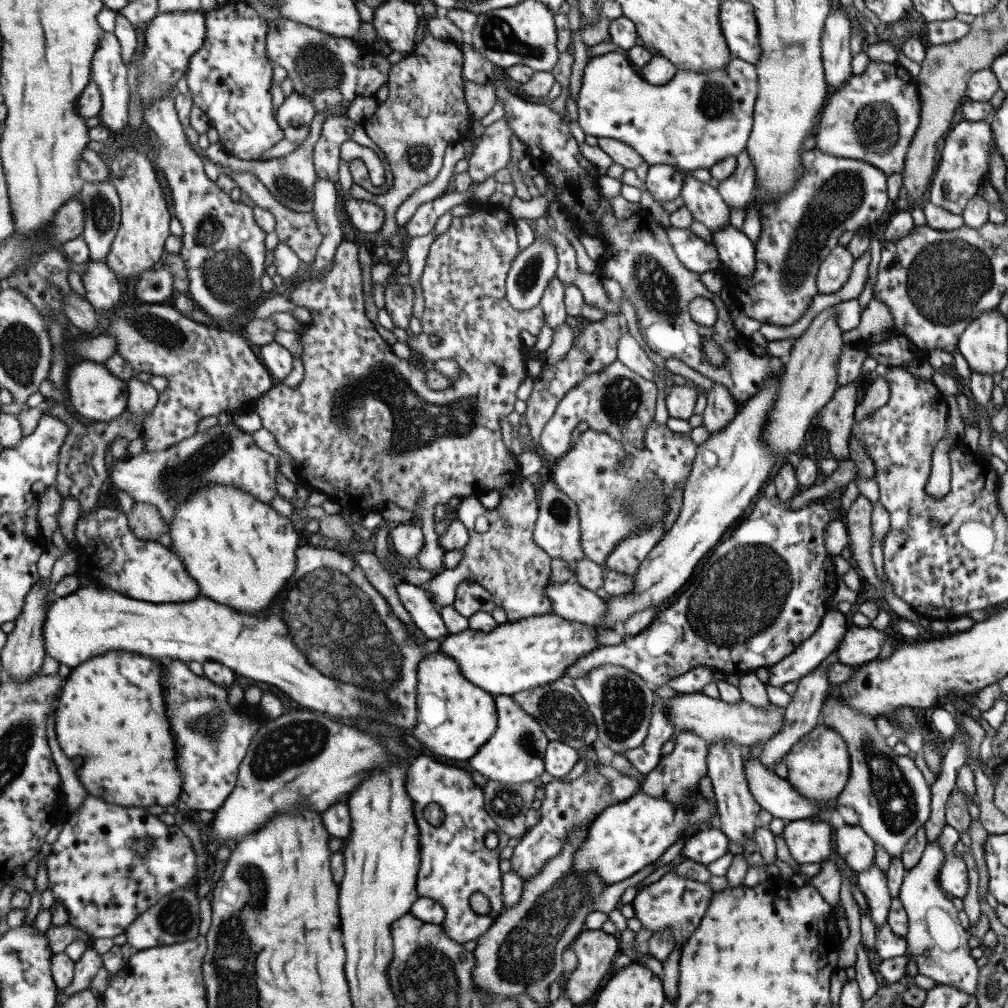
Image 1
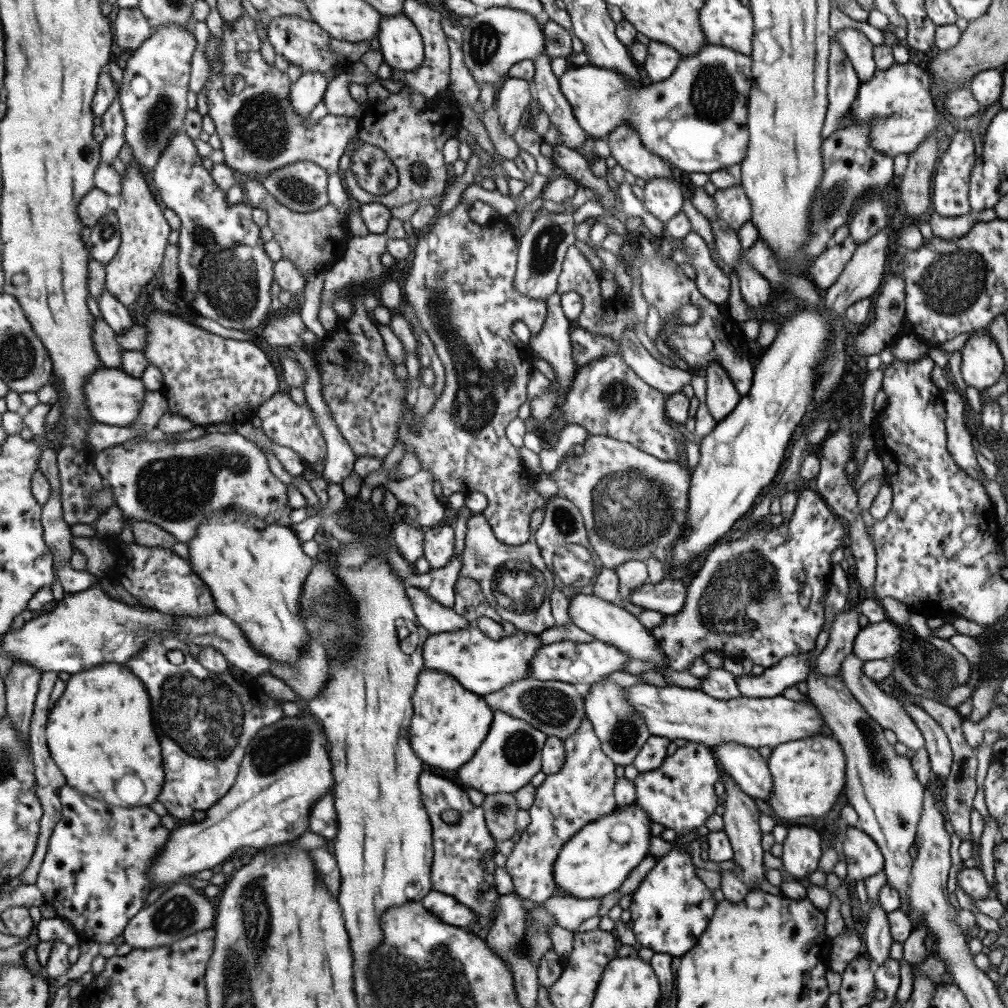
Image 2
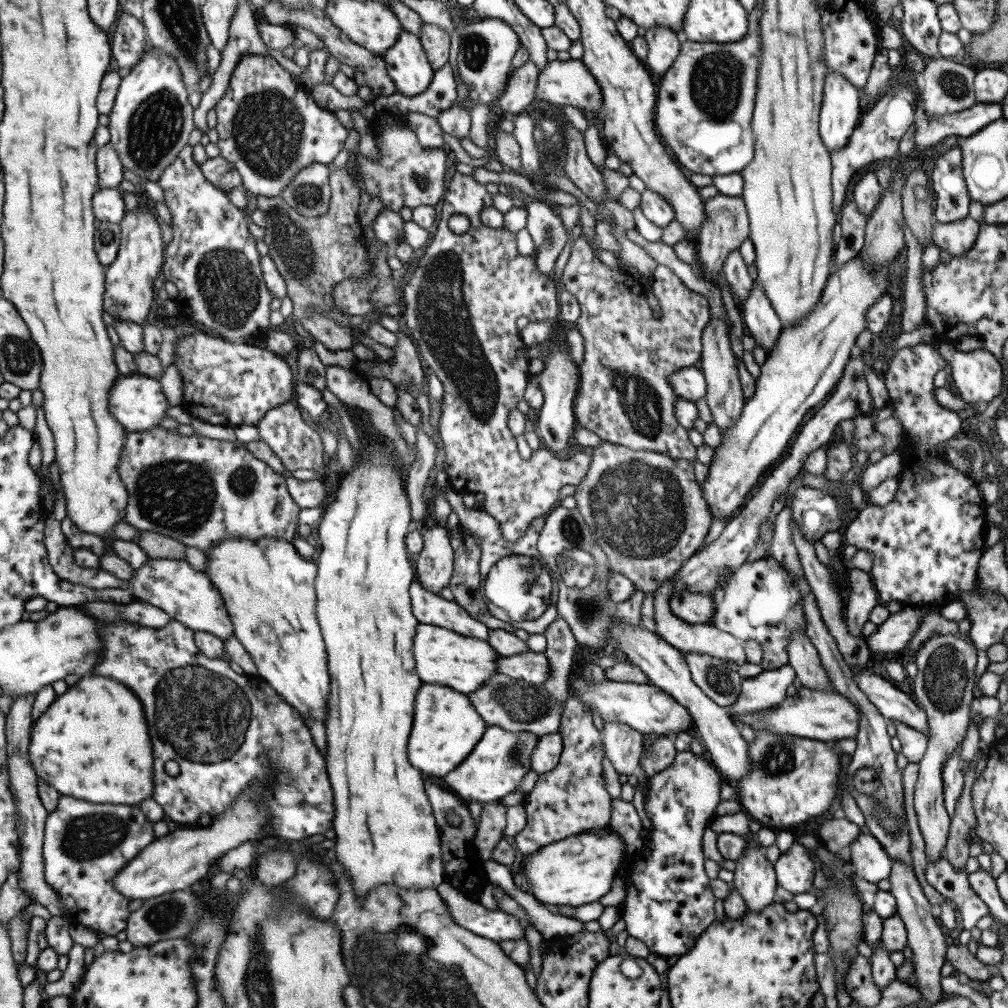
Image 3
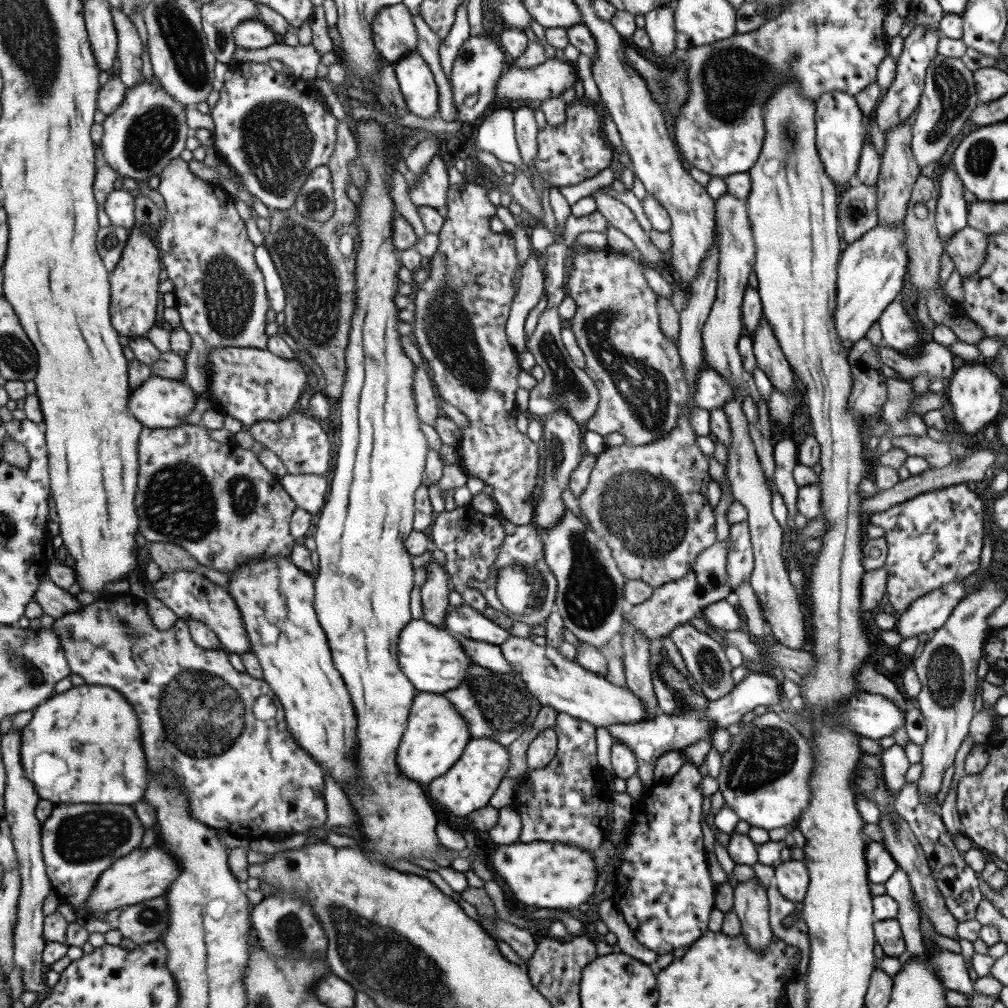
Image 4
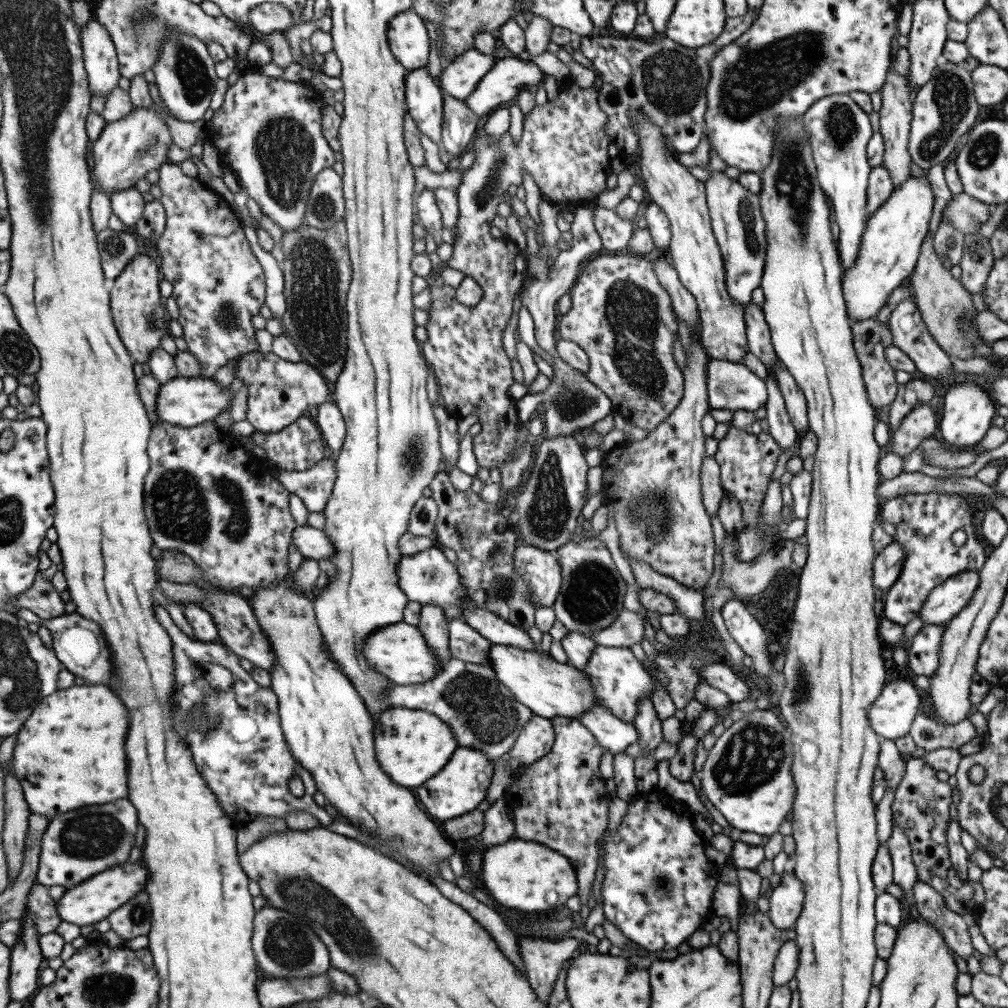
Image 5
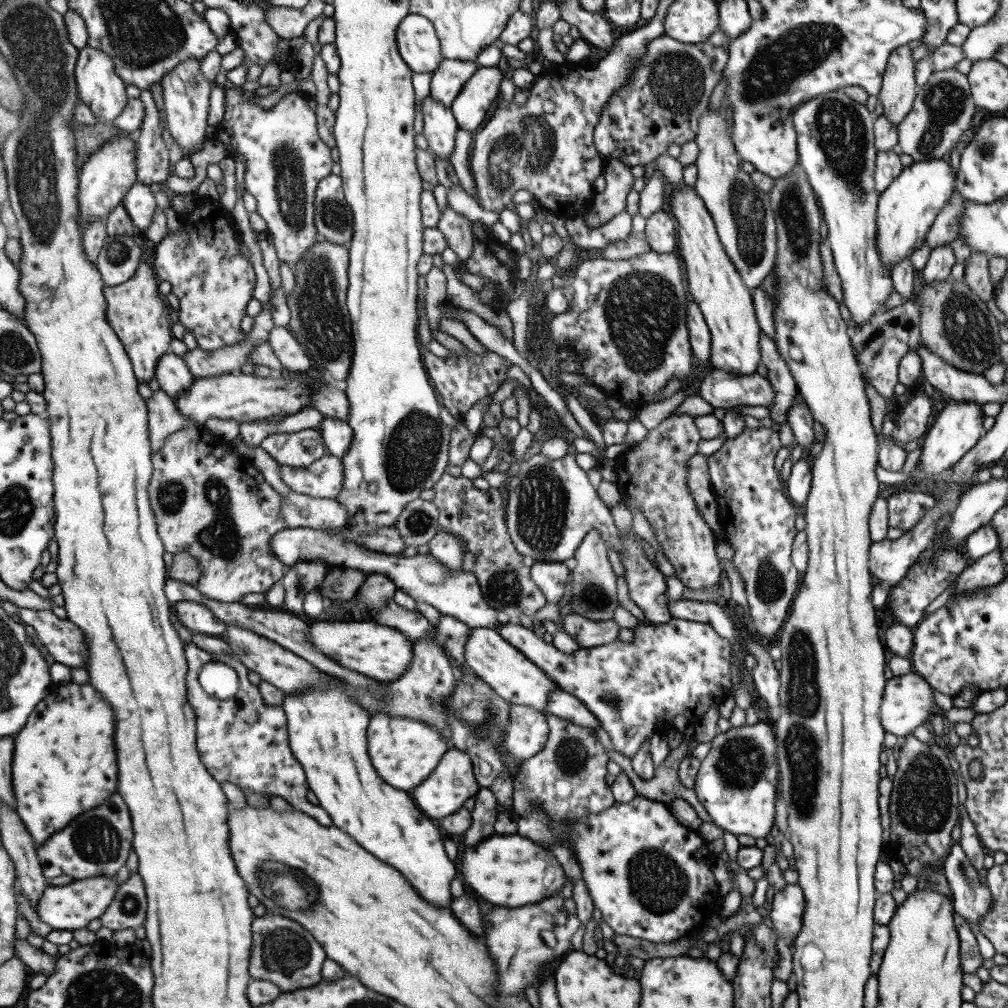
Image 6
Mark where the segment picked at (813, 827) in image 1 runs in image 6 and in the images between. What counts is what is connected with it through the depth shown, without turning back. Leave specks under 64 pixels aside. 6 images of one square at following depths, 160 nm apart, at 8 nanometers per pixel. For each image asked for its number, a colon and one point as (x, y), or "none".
2: (801, 849)
3: (794, 870)
4: (791, 877)
5: (785, 902)
6: (785, 908)

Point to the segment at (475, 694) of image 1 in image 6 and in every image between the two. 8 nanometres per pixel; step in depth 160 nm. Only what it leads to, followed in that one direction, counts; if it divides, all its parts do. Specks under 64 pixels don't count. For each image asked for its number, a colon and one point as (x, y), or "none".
2: (450, 722)
3: (447, 727)
4: (436, 736)
5: (412, 745)
6: (405, 751)

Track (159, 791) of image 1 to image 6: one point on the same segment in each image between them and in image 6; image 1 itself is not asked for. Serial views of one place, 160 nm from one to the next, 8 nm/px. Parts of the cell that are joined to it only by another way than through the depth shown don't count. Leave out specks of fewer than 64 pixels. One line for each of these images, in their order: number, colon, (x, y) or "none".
2: (101, 730)
3: (93, 742)
4: (66, 750)
5: (71, 753)
6: (66, 762)

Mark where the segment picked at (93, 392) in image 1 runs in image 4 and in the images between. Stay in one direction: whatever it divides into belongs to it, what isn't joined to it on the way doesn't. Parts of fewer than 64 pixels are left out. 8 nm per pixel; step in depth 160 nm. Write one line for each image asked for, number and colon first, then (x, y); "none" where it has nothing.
2: (115, 398)
3: (138, 402)
4: (161, 402)

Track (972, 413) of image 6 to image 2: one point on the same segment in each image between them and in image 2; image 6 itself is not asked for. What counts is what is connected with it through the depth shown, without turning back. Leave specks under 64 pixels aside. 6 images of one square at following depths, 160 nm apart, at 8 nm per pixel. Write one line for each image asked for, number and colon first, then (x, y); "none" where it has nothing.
2: (981, 366)
3: (976, 376)
4: (974, 392)
5: (967, 411)

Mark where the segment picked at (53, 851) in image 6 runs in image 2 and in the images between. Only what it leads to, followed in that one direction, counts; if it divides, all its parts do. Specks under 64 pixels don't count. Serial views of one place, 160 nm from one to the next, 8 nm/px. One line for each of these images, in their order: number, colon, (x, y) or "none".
2: (96, 874)
3: (86, 845)
4: (80, 842)
5: (79, 844)

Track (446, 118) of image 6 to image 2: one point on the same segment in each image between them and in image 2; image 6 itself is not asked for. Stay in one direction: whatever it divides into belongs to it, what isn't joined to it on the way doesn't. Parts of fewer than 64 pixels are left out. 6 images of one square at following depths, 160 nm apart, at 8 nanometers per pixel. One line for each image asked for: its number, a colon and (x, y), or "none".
2: (401, 43)
3: (407, 65)
4: (416, 80)
5: (423, 96)

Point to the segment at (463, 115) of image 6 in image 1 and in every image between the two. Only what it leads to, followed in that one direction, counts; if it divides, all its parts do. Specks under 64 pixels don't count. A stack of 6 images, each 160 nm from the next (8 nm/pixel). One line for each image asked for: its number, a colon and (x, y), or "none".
1: (696, 119)
2: (695, 119)
3: (569, 83)
4: (550, 78)
5: (508, 75)

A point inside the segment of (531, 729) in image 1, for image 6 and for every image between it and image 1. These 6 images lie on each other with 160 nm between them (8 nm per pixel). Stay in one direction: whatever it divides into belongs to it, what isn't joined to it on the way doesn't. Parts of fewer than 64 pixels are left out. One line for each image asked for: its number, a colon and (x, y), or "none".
2: (509, 757)
3: (499, 760)
4: (466, 787)
5: (461, 785)
6: (453, 781)

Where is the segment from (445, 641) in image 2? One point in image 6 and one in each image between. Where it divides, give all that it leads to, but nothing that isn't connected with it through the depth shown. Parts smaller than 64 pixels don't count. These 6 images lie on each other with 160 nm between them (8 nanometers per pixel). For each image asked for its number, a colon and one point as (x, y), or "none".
3: (444, 657)
4: (432, 659)
5: (400, 652)
6: (381, 652)

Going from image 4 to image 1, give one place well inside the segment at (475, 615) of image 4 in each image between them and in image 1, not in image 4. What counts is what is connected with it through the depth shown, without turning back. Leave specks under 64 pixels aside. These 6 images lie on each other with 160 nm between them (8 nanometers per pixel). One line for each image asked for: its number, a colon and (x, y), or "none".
1: (427, 617)
2: (435, 618)
3: (430, 609)

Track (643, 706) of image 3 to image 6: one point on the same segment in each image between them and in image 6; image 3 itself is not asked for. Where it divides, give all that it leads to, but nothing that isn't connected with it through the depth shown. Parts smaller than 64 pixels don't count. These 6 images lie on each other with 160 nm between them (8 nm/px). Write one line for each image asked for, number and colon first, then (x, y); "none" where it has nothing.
4: (554, 681)
5: (549, 689)
6: (510, 675)

